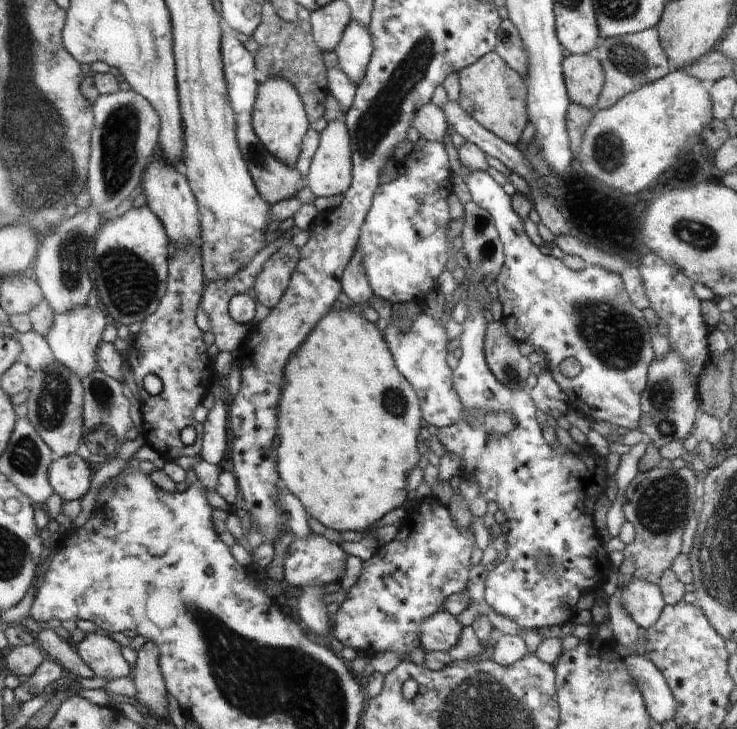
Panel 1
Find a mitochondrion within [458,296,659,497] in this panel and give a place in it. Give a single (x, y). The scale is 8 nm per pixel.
(510, 373)

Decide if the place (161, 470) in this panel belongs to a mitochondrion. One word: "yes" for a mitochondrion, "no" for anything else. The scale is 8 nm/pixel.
no

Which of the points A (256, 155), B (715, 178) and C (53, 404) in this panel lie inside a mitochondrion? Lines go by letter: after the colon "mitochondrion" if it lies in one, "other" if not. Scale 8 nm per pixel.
A: mitochondrion
B: other
C: mitochondrion

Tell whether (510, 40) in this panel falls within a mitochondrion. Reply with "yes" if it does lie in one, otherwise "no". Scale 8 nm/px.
yes

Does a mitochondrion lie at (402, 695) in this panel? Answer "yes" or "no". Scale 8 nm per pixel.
no

